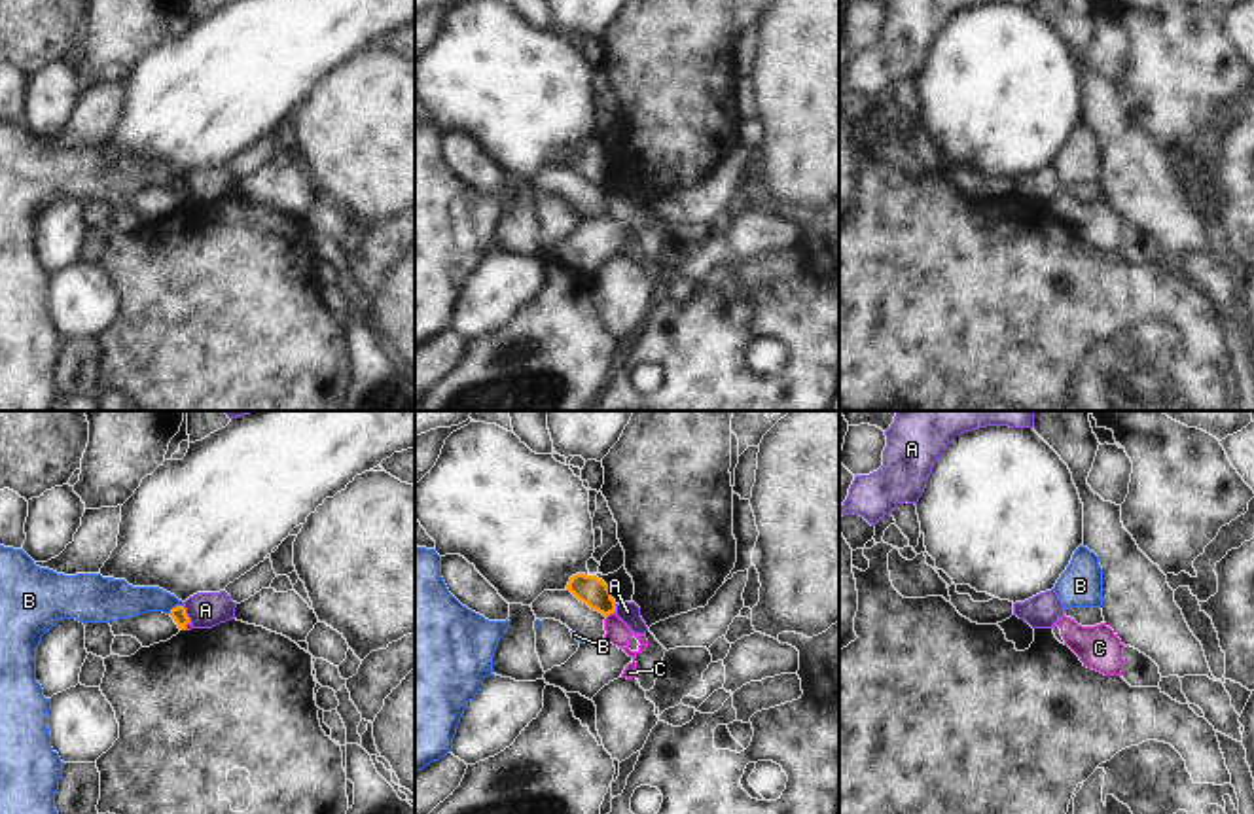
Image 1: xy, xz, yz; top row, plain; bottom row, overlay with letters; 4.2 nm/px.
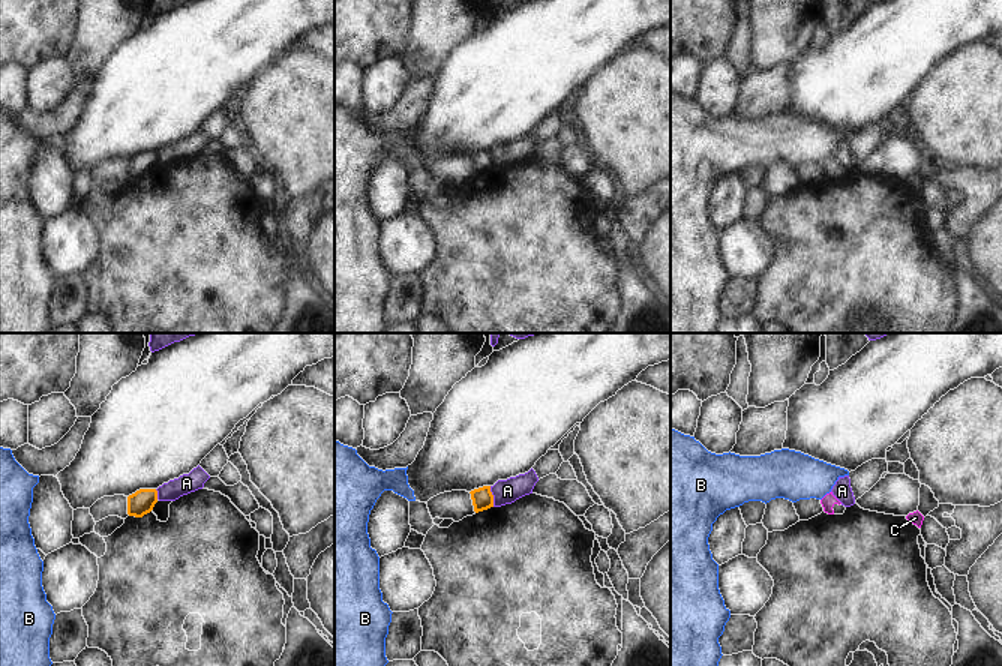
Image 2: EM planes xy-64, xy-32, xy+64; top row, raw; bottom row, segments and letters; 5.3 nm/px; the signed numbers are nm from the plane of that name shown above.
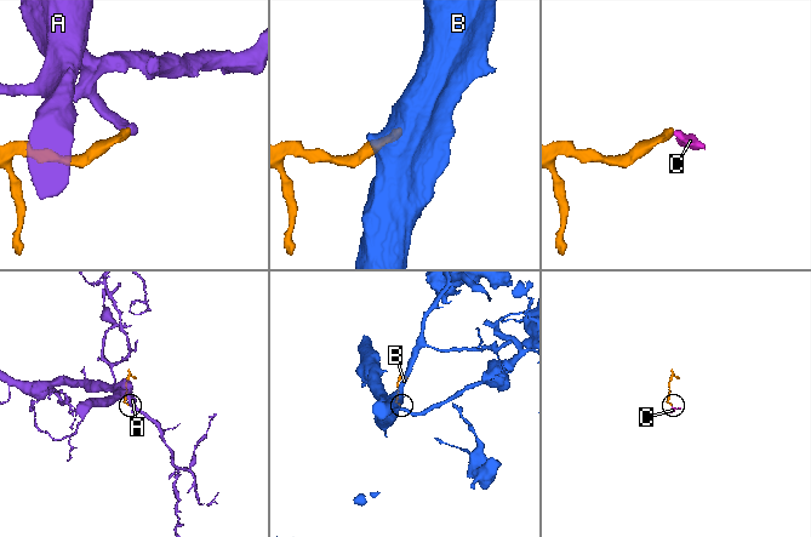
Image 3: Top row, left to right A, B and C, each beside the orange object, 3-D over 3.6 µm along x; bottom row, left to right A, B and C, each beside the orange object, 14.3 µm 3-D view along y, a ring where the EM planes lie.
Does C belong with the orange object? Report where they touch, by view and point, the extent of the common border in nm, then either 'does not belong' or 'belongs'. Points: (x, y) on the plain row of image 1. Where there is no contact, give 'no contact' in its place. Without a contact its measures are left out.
xz (610, 188) | 50 nm | does not belong

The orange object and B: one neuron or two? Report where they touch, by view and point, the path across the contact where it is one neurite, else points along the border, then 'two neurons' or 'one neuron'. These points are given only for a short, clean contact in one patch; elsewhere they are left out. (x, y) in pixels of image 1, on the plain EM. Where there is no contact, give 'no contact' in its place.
meets orange in xy at (177, 182); border along xy (182, 180), (177, 180), (167, 190); two neurons

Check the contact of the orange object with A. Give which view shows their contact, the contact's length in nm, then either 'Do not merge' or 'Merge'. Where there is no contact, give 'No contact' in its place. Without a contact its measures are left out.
Touches orange in xy. Shared border 70 nm. Do not merge

